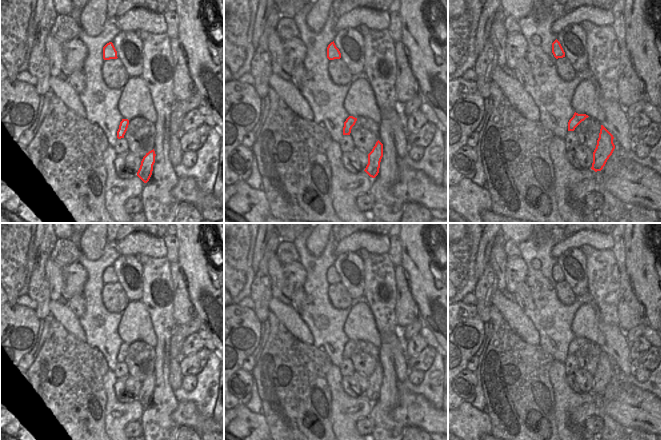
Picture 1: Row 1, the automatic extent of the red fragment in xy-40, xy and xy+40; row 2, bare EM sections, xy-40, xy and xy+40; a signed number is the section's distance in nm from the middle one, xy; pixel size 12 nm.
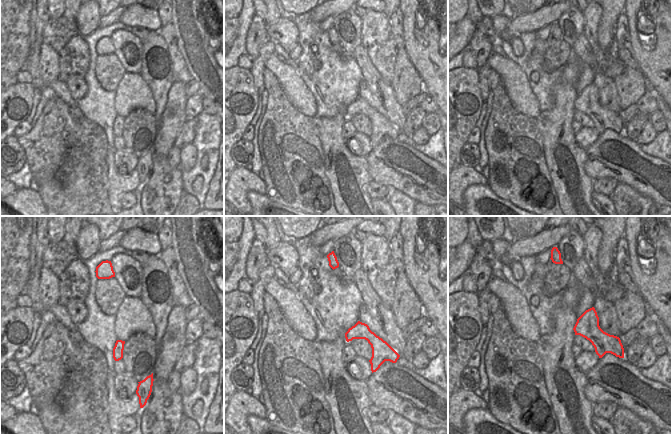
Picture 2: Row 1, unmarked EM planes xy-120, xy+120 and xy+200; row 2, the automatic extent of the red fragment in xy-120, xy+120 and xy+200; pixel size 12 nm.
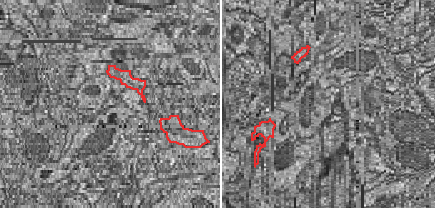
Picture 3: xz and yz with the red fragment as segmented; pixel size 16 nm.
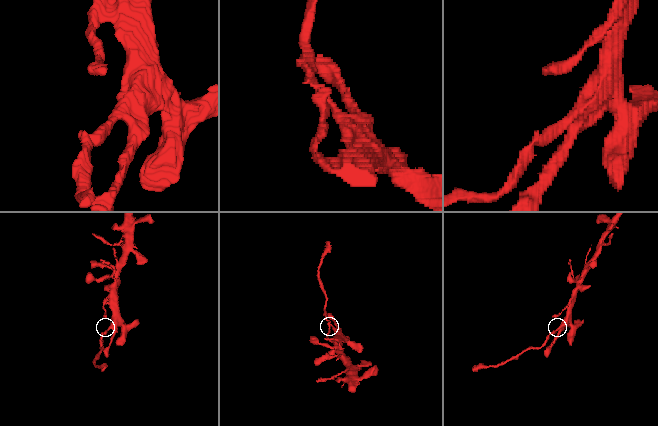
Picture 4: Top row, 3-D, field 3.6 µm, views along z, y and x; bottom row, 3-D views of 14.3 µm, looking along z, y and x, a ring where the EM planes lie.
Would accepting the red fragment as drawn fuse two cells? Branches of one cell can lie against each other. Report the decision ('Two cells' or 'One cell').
Two cells

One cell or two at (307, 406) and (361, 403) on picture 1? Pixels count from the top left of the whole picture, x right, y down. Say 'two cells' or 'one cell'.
two cells

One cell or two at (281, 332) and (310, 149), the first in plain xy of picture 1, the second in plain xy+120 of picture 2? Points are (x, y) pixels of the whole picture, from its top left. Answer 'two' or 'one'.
one

